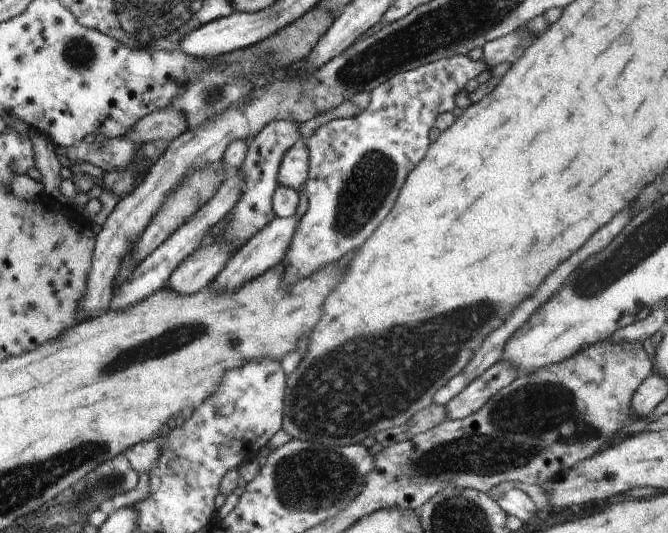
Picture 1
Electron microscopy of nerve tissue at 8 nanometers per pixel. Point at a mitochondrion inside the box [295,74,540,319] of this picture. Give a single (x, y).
(369, 184)

